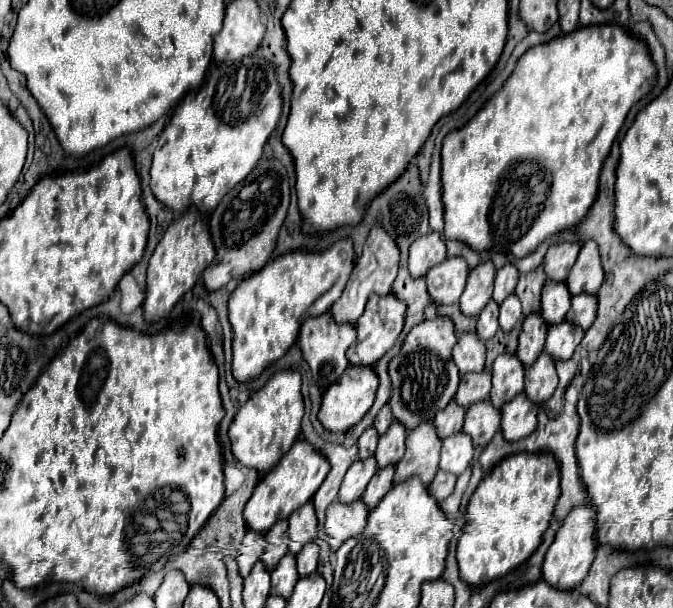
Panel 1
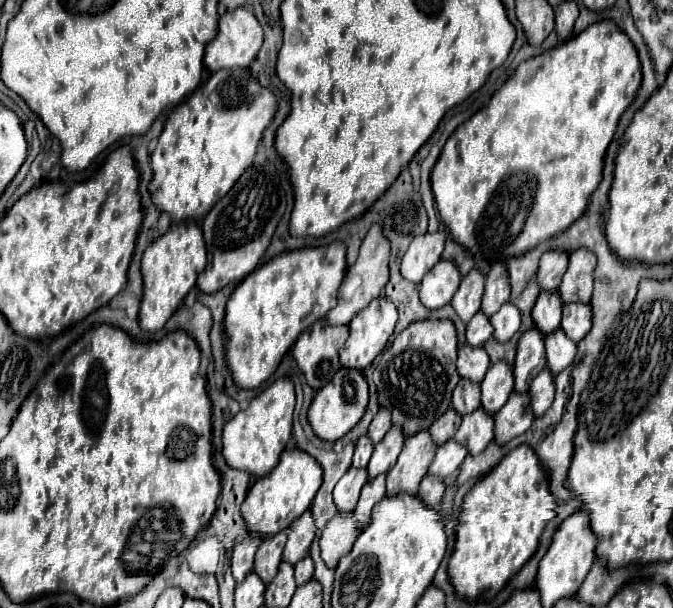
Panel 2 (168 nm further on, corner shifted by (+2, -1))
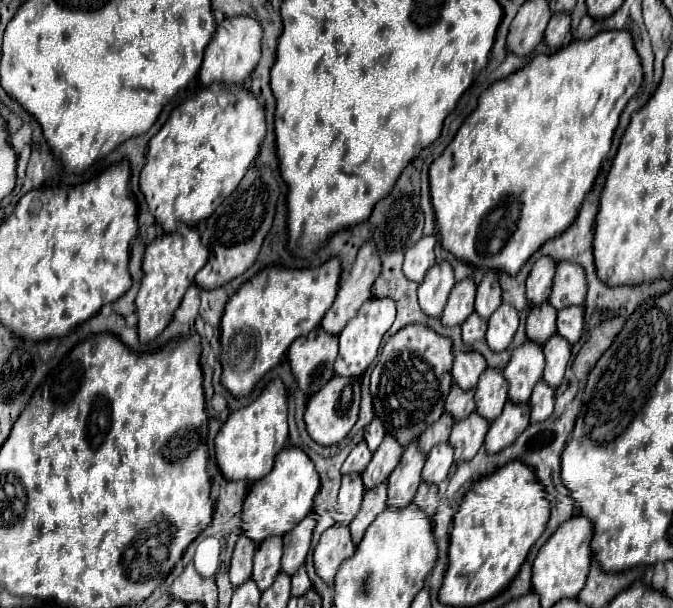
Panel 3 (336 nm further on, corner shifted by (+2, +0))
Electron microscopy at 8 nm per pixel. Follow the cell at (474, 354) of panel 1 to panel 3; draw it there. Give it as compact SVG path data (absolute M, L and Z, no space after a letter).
M465 351L465 353L455 355L451 375L453 375L453 381L459 387L473 389L477 385L477 381L479 381L479 375L485 369L487 369L485 357L479 351Z

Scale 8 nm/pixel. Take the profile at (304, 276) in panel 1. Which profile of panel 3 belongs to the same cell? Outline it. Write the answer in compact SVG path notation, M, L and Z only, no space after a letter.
M331 257L315 269L269 265L243 283L229 299L221 317L221 381L235 397L249 395L255 383L281 363L289 345L321 323L339 289L339 275L339 257Z

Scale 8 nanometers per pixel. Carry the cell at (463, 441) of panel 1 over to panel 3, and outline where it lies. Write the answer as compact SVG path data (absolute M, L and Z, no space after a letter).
M449 443L435 445L429 451L425 467L423 467L423 481L435 483L435 485L439 485L441 481L445 481L447 475L449 475L449 469L453 465L453 451L455 449Z

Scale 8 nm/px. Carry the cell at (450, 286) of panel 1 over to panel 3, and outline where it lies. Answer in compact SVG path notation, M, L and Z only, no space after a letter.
M447 261L433 265L423 283L419 285L419 305L429 317L439 317L447 303L447 297L455 285L453 269Z

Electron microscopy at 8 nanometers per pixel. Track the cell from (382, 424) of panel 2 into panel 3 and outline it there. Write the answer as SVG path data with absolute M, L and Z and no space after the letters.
M375 417L375 419L367 425L367 429L365 429L365 441L367 441L369 449L375 451L375 449L381 445L383 437L385 437L385 429L383 429L381 421Z

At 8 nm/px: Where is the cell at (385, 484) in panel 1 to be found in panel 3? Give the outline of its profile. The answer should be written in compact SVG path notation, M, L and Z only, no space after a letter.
M381 483L369 491L365 491L363 495L363 503L359 513L355 515L355 519L351 521L349 529L351 529L351 537L353 543L357 545L363 539L363 533L367 531L367 527L375 521L375 517L387 507L387 483Z

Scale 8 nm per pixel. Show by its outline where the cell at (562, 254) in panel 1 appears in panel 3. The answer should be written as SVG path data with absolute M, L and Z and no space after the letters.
M541 257L527 277L527 299L533 305L545 303L553 289L553 273L557 263L551 257Z

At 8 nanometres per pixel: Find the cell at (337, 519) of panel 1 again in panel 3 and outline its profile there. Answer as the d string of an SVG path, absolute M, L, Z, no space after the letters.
M329 527L315 551L313 551L313 559L315 559L315 571L317 575L327 581L327 583L333 583L333 577L341 565L341 561L349 559L351 555L355 553L355 545L351 541L351 535L349 535L349 527Z

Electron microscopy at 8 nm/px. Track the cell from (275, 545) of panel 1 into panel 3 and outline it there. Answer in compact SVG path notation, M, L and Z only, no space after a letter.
M267 537L257 547L257 557L253 563L253 581L259 589L269 589L273 585L277 573L281 571L281 553L283 553L283 539L281 537Z

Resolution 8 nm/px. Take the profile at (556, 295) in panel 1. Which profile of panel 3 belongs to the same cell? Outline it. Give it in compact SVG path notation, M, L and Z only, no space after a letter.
M547 301L541 305L533 305L527 317L527 337L535 343L543 345L557 329L557 309Z

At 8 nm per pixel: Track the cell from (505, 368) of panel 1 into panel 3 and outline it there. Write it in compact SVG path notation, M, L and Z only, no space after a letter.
M487 367L479 377L475 387L477 413L487 421L493 421L501 415L505 403L509 399L509 383L503 379L503 371L497 367Z

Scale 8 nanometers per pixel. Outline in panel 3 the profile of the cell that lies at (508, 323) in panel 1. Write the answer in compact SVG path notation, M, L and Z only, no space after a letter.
M503 303L491 317L489 317L489 329L487 329L487 345L493 351L503 351L513 341L513 335L519 325L519 313L513 305Z

